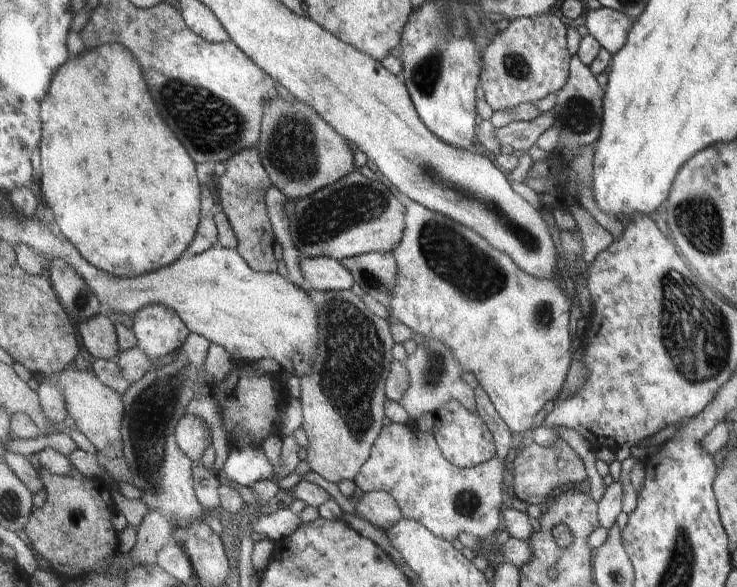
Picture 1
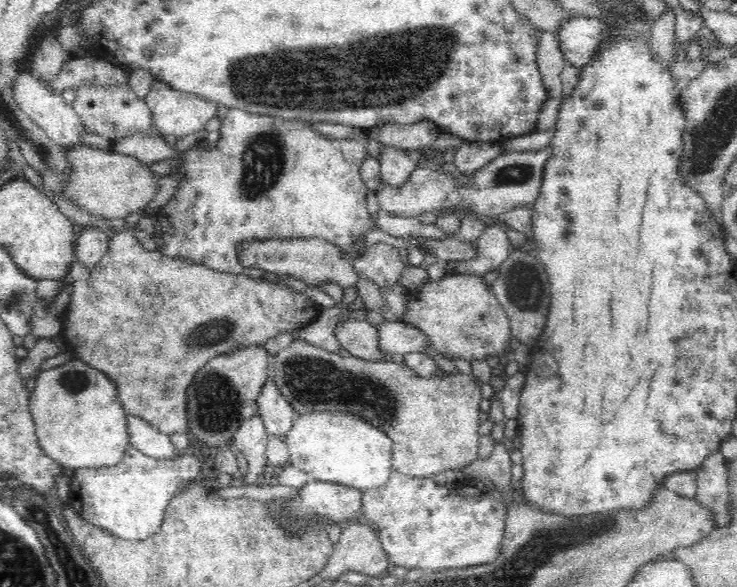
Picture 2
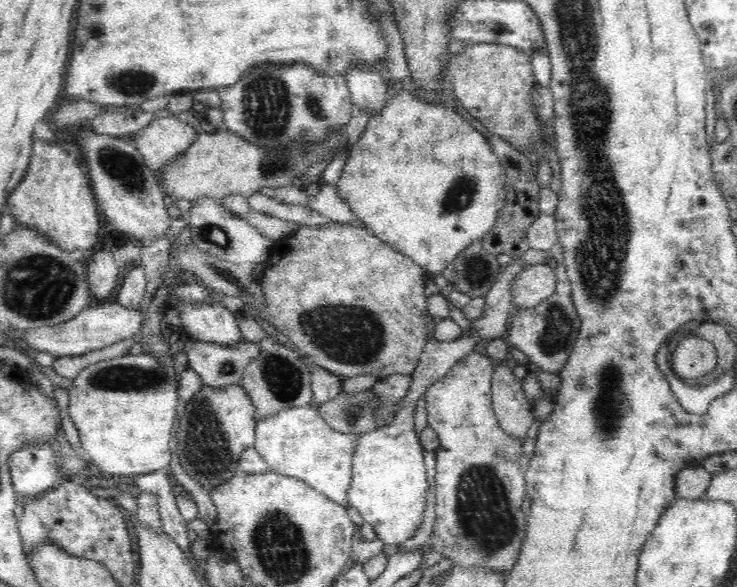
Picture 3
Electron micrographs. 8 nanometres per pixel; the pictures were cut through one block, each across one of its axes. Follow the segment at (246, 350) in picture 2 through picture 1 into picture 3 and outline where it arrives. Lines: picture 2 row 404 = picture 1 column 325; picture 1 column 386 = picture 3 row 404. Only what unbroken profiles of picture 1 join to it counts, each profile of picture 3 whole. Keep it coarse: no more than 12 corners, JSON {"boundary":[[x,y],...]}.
{"boundary":[[240,383],[203,385],[171,449],[217,487],[255,446],[256,407]]}

